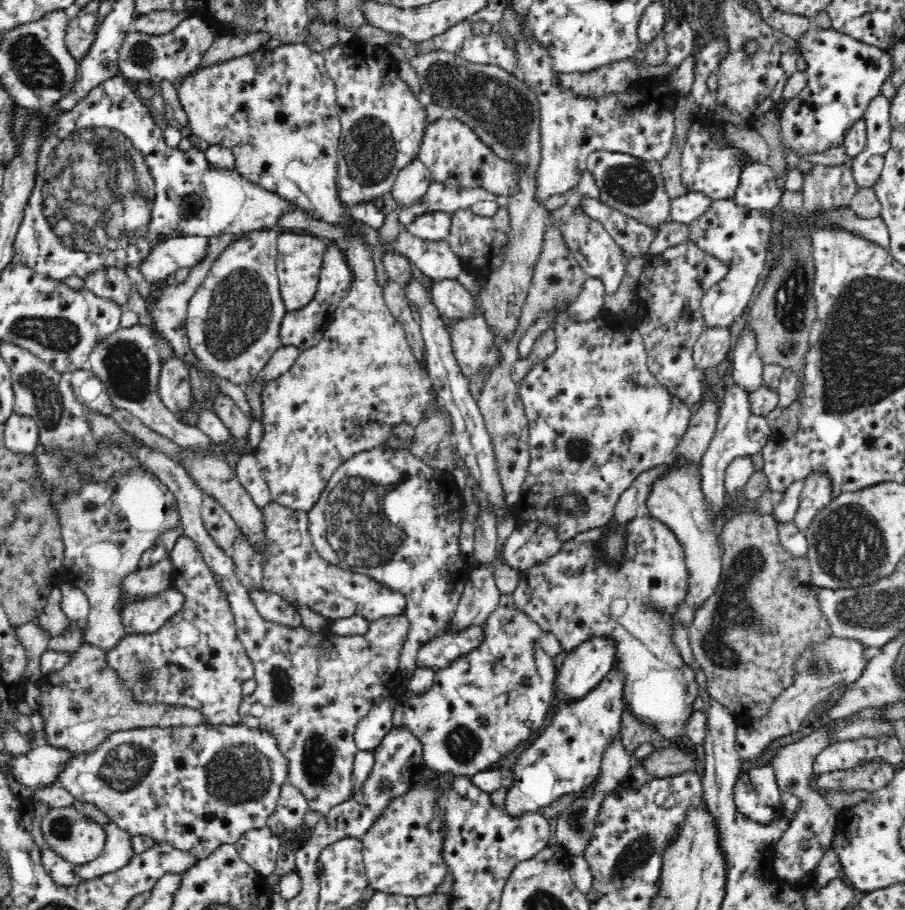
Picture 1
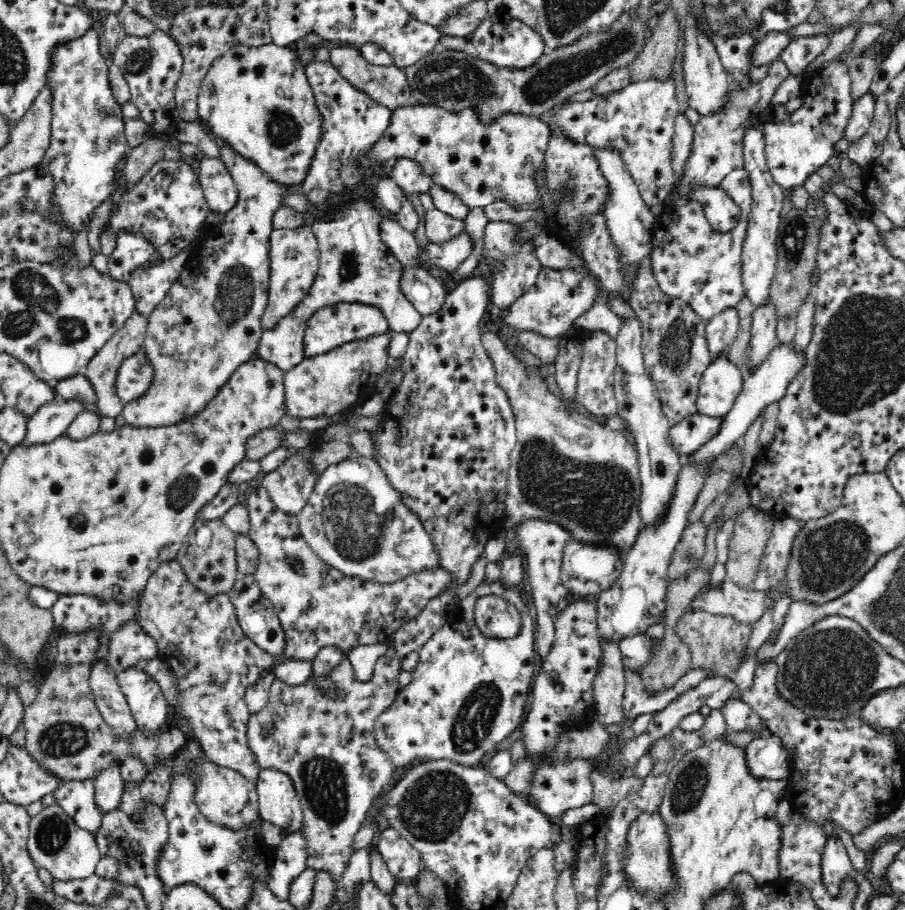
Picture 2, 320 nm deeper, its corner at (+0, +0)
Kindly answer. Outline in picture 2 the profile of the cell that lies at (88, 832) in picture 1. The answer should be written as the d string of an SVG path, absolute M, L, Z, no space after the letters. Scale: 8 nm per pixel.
M58 804L44 807L44 810L31 817L28 849L40 868L44 868L56 879L86 878L94 874L96 866L103 858L97 839L90 830L78 827L74 818Z

